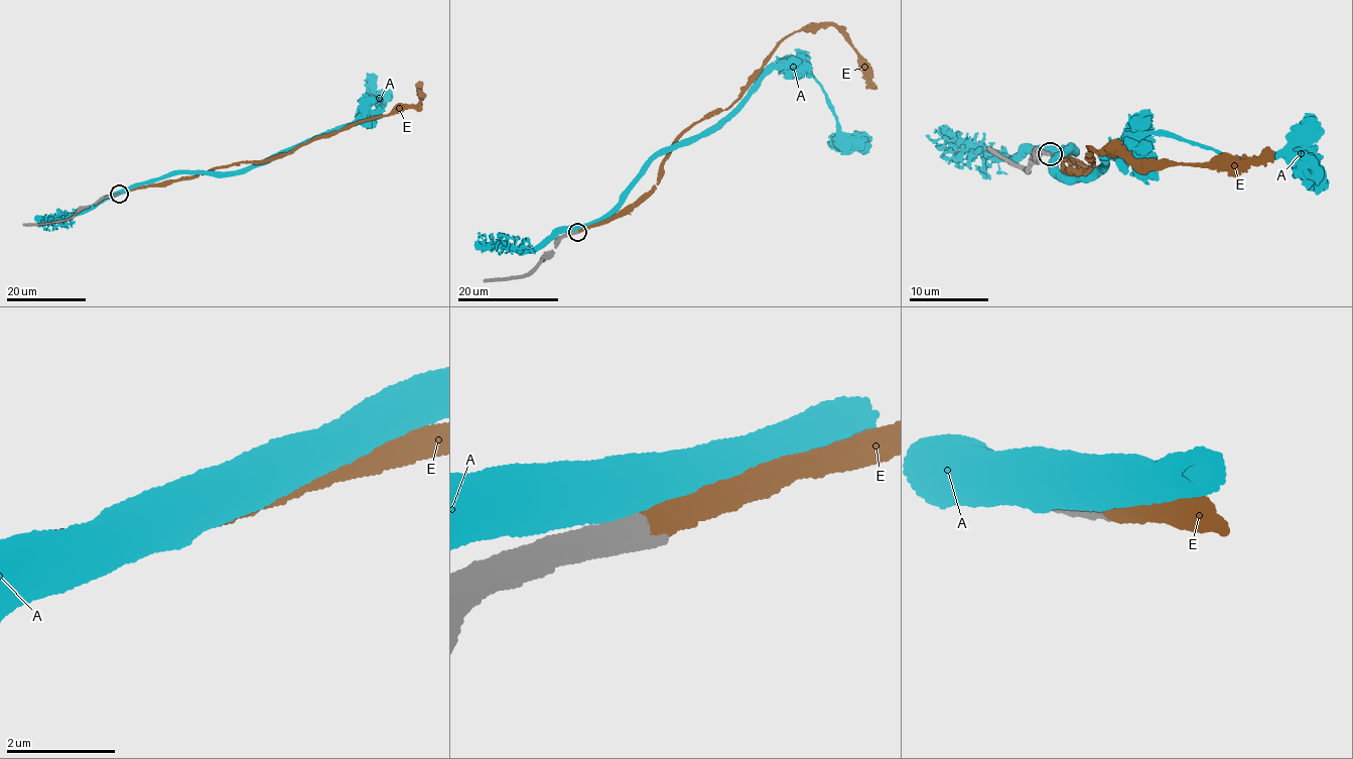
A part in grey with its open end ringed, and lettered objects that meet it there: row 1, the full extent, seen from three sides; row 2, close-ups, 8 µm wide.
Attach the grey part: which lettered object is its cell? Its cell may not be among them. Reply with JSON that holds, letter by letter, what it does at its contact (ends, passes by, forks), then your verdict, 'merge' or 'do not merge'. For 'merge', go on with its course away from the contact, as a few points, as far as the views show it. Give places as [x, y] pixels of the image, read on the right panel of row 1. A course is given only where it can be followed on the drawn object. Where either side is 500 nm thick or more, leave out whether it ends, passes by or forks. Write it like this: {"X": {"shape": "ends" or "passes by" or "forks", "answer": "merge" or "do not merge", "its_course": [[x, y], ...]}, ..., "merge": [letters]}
{"A": {"answer": "do not merge"}, "E": {"shape": "ends", "answer": "merge", "its_course": [[1050, 153], [1092, 168], [1063, 164], [1087, 175], [1095, 158], [1090, 146], [1158, 162], [1260, 160], [1274, 152]]}, "merge": ["E"]}

